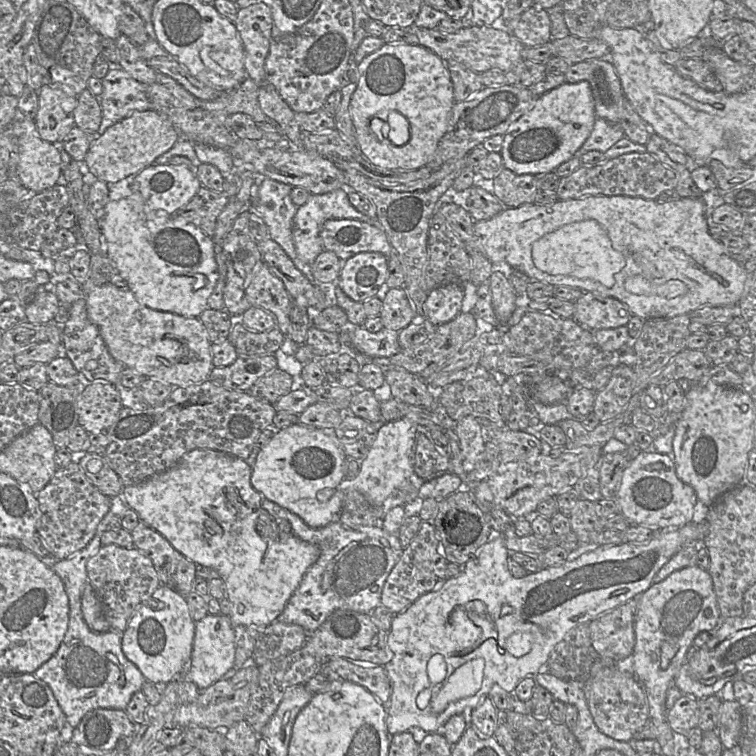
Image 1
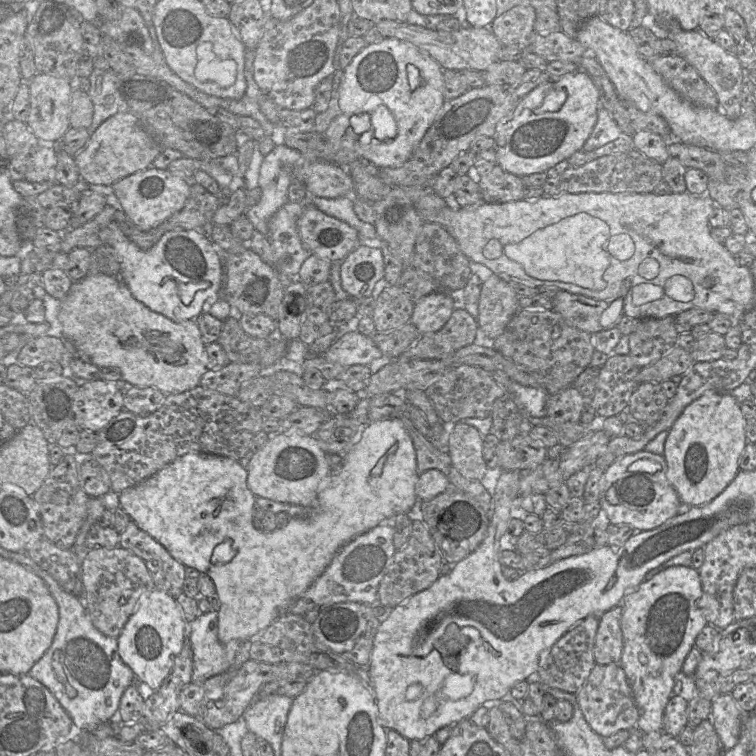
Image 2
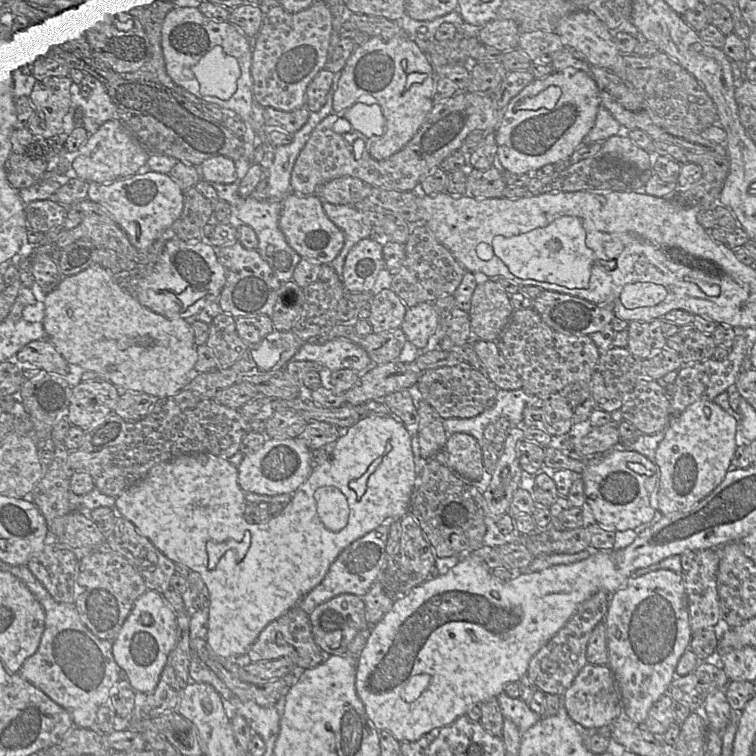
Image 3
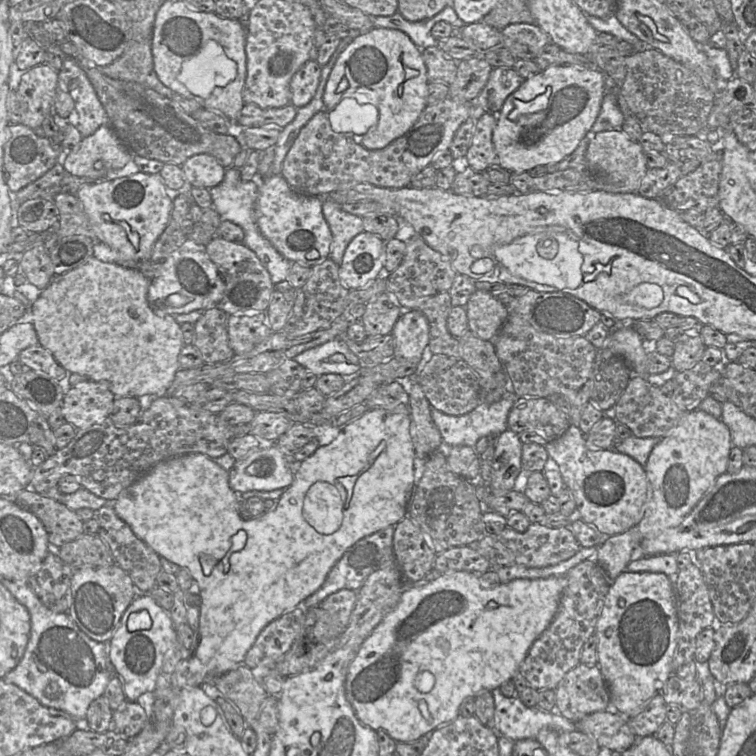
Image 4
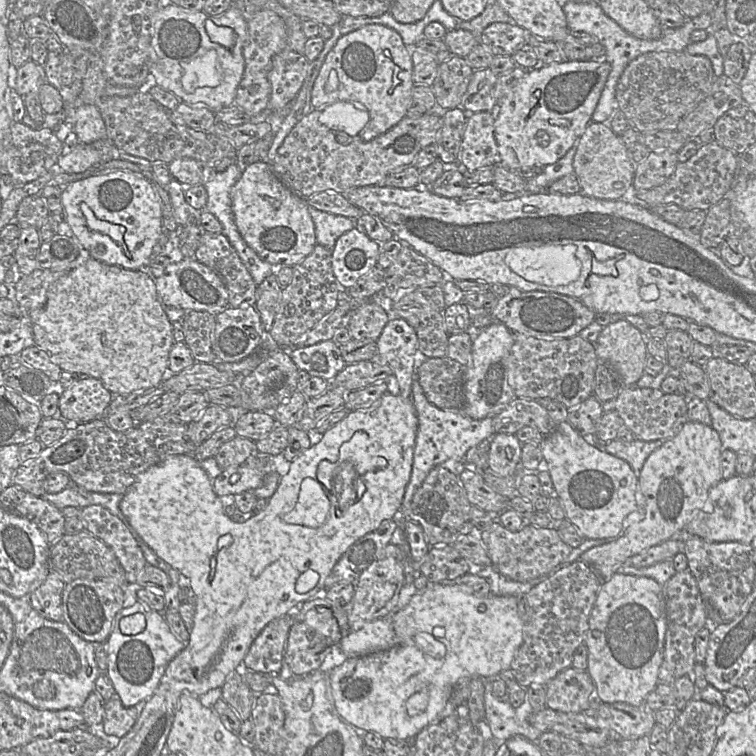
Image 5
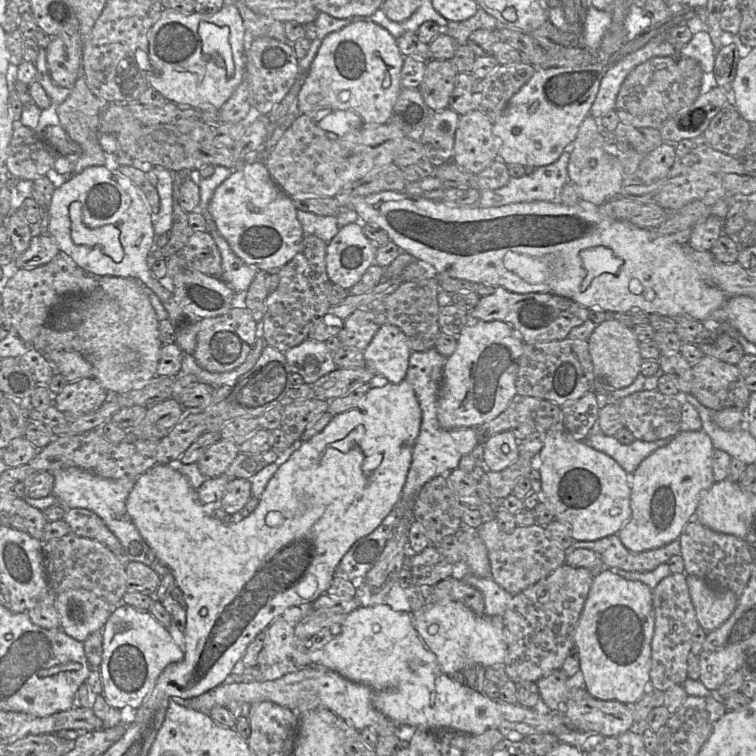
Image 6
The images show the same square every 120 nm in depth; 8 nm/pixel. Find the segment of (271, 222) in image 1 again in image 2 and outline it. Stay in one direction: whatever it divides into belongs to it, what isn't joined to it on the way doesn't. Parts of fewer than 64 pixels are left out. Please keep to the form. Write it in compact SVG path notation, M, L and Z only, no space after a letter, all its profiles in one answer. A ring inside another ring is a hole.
M276 144L264 157L258 186L262 190L260 201L246 211L255 230L268 233L270 218L288 202L288 188L294 179L294 168L302 162L302 154L285 144Z

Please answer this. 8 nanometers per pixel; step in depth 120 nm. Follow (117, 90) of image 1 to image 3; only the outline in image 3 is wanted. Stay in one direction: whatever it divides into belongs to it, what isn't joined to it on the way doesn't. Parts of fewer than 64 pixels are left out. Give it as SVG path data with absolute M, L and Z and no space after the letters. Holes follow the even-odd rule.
M83 72L81 84L89 89L89 96L83 97L77 84L72 83L71 90L71 109L81 110L82 127L91 135L105 122L118 119L118 112L111 101L104 85L90 73Z

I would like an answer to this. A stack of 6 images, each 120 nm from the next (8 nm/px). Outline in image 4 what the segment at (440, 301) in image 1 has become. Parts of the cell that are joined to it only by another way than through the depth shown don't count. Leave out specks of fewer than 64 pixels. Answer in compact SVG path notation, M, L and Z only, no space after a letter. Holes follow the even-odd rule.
M417 309L405 310L396 322L392 336L395 341L392 358L419 364L429 353L430 326L426 316Z

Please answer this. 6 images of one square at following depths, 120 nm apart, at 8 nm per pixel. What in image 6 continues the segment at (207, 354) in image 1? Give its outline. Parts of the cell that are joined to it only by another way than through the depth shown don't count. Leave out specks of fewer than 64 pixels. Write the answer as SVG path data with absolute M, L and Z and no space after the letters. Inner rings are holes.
M101 276L98 288L85 297L68 297L61 311L56 311L59 324L46 323L34 339L34 349L46 352L69 350L80 353L94 367L94 379L108 393L138 389L156 376L163 344L159 338L159 320L151 304L151 289L132 277Z

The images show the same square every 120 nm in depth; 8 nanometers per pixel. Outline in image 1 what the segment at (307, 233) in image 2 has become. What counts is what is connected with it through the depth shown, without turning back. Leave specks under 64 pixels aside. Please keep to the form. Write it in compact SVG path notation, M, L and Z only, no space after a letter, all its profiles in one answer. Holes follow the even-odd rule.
M354 219L327 220L320 232L324 249L334 252L342 261L361 252L379 252L389 257L393 248L380 226L373 226Z

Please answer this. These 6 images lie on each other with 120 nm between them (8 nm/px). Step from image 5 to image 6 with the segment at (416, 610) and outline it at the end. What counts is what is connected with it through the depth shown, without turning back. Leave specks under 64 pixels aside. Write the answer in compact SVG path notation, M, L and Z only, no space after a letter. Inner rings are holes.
M441 600L435 604L428 604L422 611L411 613L414 627L422 640L437 657L441 670L447 675L462 671L467 666L491 667L504 664L507 657L507 639L501 616L477 615L460 602ZM308 666L275 680L243 683L224 681L223 684L184 702L203 713L209 713L216 706L227 707L231 702L251 705L256 702L271 701L298 714L310 709L327 708L358 731L367 727L374 730L378 736L394 734L398 725L374 708L372 696L372 689L365 684L352 682L325 667Z

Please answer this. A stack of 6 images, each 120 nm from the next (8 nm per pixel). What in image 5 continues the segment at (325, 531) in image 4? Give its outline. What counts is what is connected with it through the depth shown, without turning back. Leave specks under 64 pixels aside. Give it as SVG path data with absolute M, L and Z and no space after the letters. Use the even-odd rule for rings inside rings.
M305 478L300 486L295 508L282 516L289 524L317 528L324 524L330 510L330 502L319 481Z

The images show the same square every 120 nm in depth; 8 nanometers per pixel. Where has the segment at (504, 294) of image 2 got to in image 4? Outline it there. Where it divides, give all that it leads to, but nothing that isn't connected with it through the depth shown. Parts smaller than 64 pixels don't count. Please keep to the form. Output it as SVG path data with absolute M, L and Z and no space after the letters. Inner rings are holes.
M484 290L471 295L466 311L469 331L481 340L493 342L510 316L510 310Z

